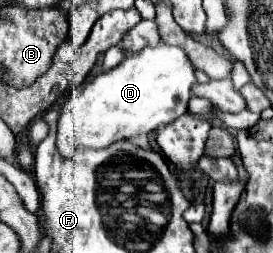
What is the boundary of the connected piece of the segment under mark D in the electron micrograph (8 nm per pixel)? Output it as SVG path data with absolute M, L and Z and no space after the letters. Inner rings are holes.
M158 43L156 47L144 47L140 53L126 57L114 69L100 73L92 83L72 91L70 99L62 105L58 119L58 137L56 145L64 157L72 157L78 145L102 149L114 141L130 139L140 133L152 133L158 127L164 127L188 111L188 101L192 97L192 87L196 83L196 67L190 63L186 53L180 47Z

